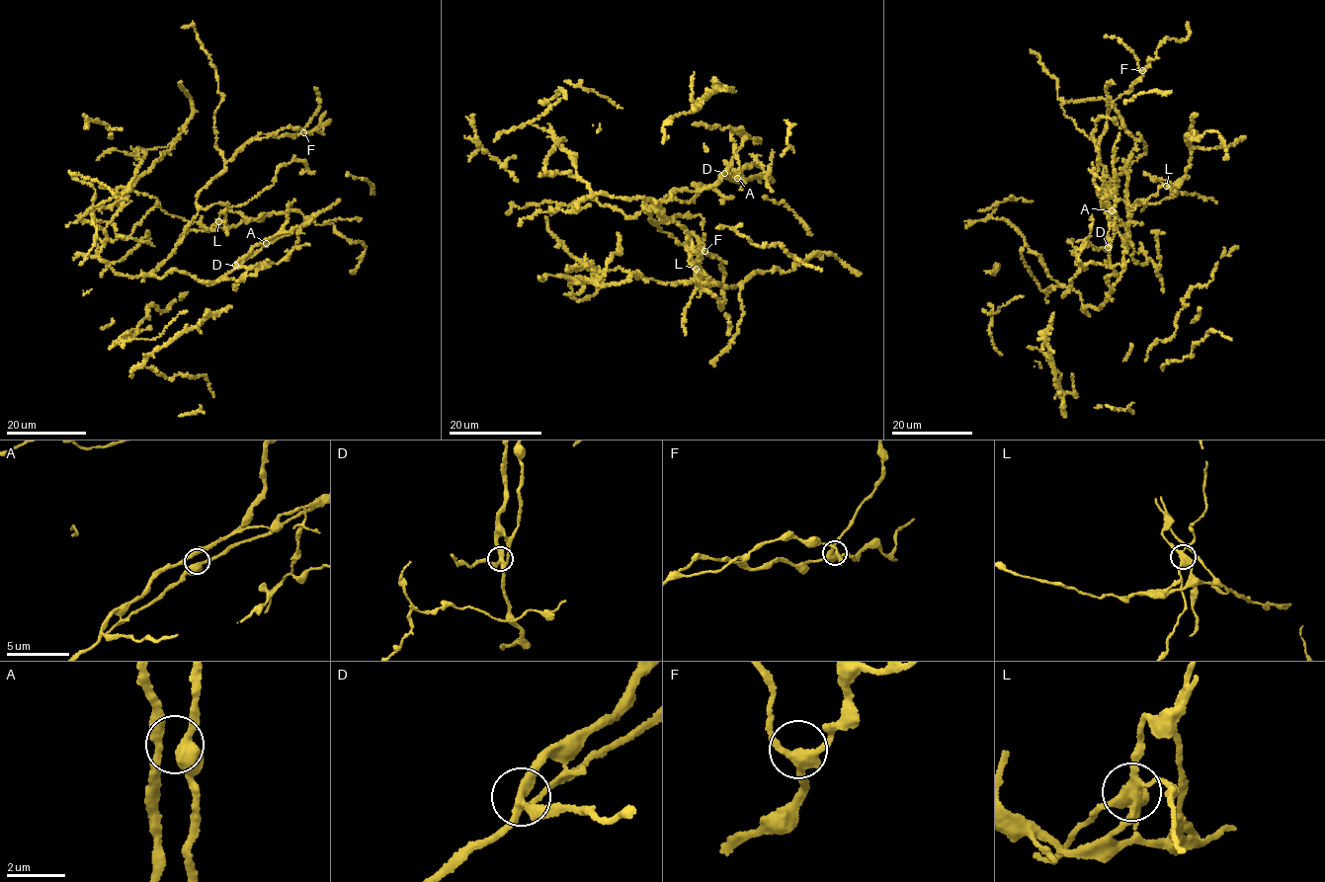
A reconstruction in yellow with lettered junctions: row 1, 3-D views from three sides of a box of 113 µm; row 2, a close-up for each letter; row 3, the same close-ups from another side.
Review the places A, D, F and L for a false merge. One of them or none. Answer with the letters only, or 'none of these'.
L

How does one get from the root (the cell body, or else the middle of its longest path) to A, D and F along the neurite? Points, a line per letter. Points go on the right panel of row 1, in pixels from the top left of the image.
A: (1122, 271), (1111, 290), (1113, 289), (1107, 279), (1117, 275), (1110, 255), (1115, 234), (1112, 210)
D: (1122, 271), (1111, 290), (1113, 289), (1107, 279), (1117, 275), (1108, 247)
F: (1122, 271), (1122, 238), (1105, 210), (1106, 201), (1094, 177), (1110, 111), (1133, 89), (1142, 70)

